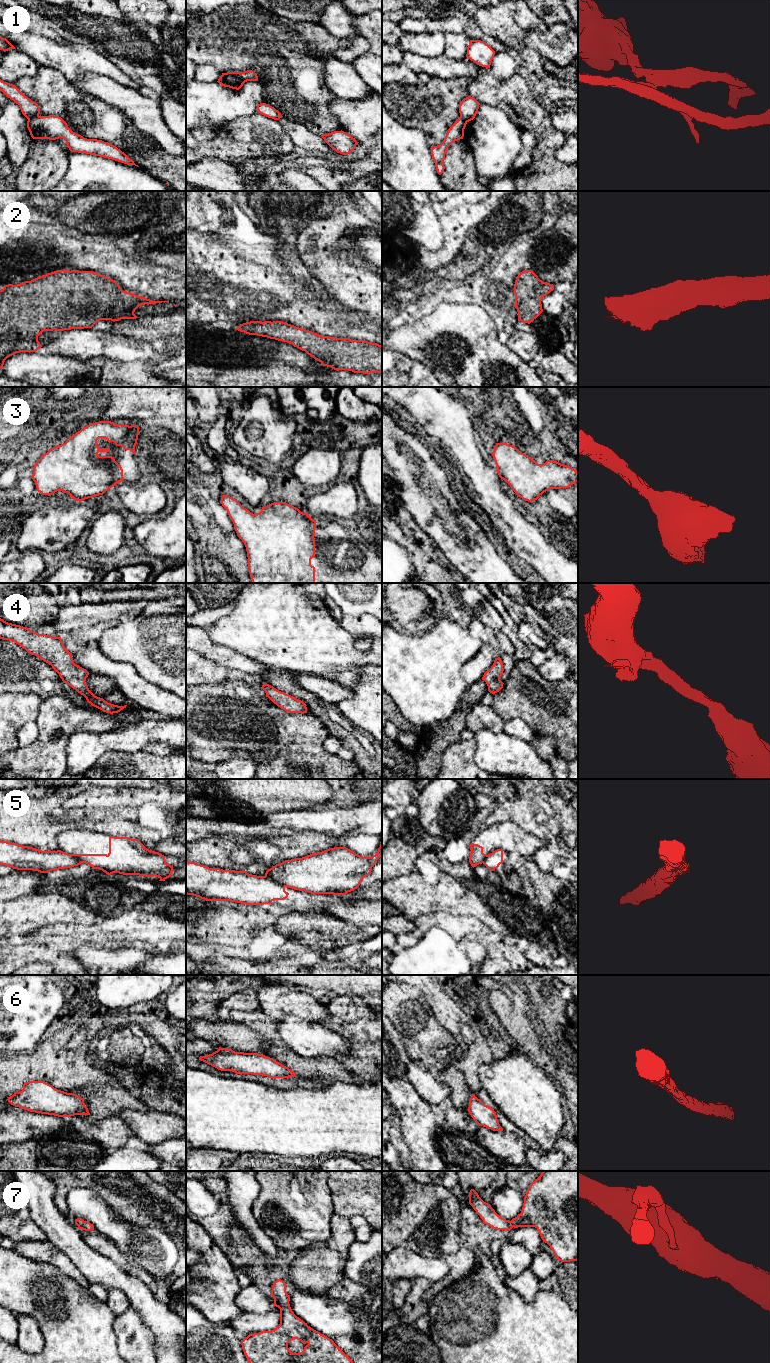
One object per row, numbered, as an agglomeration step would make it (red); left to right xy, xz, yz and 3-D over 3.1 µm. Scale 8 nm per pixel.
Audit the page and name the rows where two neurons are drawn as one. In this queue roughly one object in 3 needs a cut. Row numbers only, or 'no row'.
1, 5

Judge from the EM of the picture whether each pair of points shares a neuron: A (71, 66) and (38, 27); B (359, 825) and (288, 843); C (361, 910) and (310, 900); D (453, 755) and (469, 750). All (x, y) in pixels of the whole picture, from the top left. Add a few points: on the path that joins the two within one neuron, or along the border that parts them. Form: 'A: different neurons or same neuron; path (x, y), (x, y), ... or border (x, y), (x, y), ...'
A: same neuron; path (61, 56), (41, 37)
B: different neurons; border (302, 831), (319, 831), (345, 839)
C: same neuron; path (348, 909), (323, 902)
D: same neuron; path (457, 755), (460, 755), (465, 750)

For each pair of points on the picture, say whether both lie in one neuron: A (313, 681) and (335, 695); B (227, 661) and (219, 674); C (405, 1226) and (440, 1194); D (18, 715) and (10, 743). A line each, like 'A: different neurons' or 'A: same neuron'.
A: same neuron
B: different neurons
C: same neuron
D: same neuron

